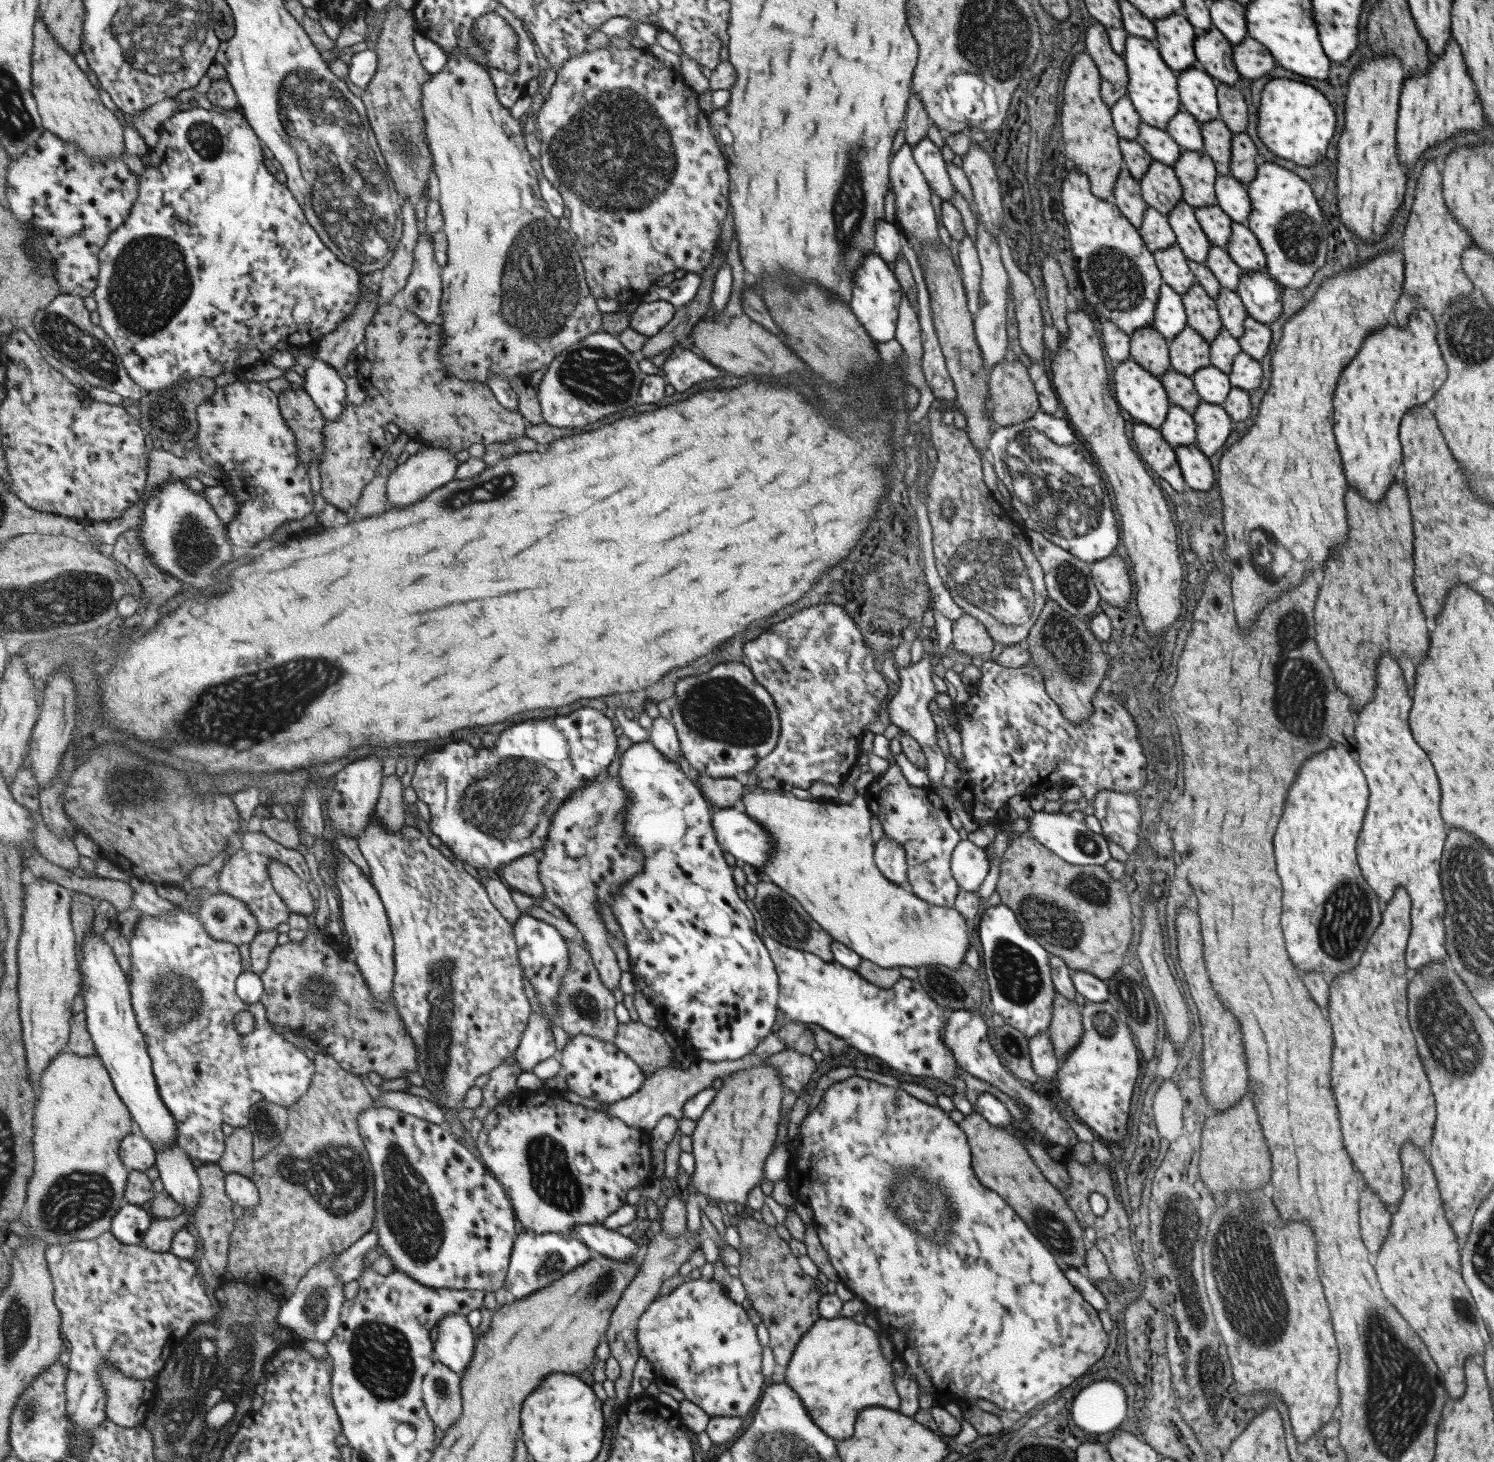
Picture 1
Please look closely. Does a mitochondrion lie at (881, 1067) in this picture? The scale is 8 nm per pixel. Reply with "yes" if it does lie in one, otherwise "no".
no

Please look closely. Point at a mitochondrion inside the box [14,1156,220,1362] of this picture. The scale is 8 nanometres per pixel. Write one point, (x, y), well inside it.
(80, 1200)

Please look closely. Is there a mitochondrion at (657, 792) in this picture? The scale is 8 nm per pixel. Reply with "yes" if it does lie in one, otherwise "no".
yes

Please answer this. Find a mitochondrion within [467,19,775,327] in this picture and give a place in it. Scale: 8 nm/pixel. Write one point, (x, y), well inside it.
(616, 156)

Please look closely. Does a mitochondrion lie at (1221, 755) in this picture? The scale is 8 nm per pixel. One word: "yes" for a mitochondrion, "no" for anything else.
no

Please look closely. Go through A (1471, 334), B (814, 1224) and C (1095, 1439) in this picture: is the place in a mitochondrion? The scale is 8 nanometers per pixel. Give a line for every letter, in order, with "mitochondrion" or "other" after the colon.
A: mitochondrion
B: other
C: other

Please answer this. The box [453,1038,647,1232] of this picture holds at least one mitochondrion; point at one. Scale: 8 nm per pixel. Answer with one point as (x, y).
(554, 1180)

